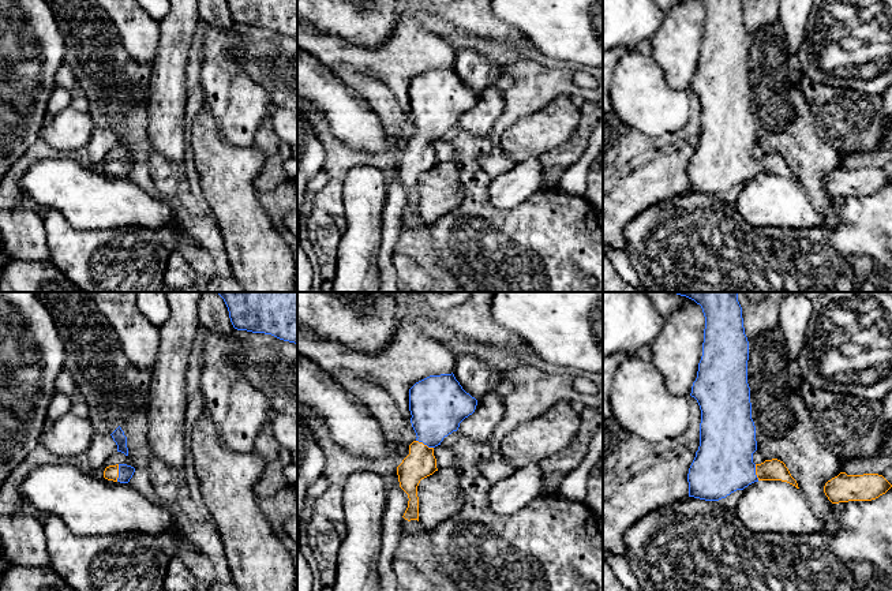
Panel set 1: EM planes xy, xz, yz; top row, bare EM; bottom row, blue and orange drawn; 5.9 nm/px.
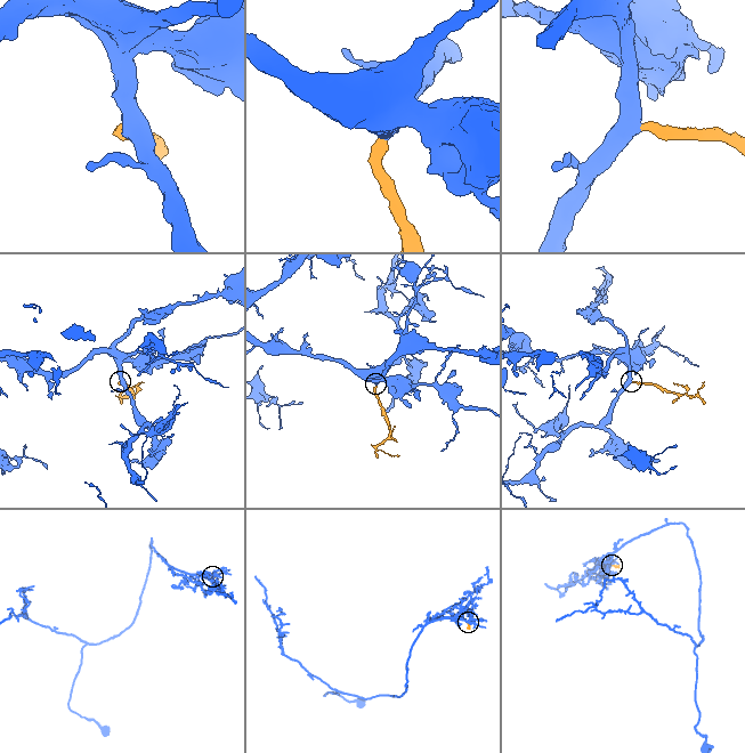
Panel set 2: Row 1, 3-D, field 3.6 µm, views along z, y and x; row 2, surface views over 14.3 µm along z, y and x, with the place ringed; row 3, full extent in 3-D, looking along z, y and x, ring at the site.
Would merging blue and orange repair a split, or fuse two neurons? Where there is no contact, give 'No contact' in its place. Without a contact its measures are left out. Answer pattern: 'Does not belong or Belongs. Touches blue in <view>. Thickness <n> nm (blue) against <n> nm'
Belongs. Touches blue in xy. Thickness 90 nm (blue) against 90 nm

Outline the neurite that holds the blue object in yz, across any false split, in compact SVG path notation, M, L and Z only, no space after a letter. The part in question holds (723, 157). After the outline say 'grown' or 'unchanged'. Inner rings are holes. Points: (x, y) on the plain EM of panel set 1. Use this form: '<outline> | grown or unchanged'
M701 0L705 11L702 51L690 90L701 104L700 141L689 162L689 191L719 195L758 175L782 175L798 182L786 158L777 153L753 157L757 145L747 78L749 35L741 0Z | grown

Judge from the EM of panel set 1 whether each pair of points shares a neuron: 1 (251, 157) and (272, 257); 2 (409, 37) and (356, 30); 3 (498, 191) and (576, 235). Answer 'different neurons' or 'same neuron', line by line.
1: same neuron
2: different neurons
3: different neurons

